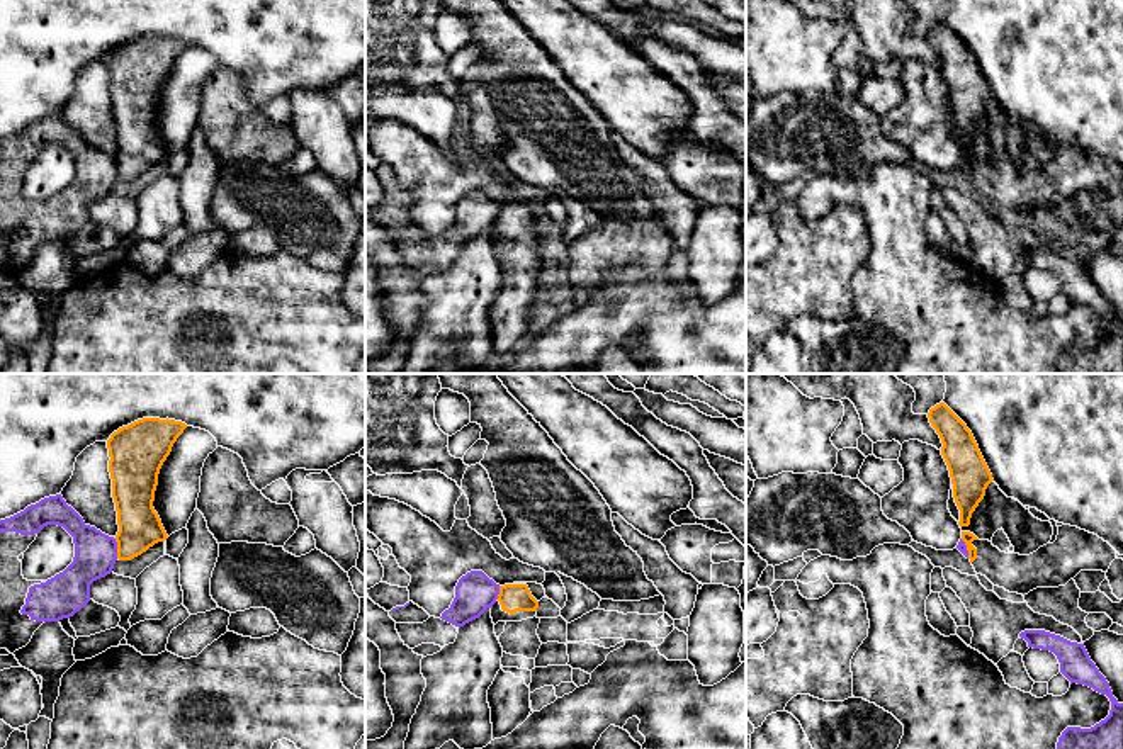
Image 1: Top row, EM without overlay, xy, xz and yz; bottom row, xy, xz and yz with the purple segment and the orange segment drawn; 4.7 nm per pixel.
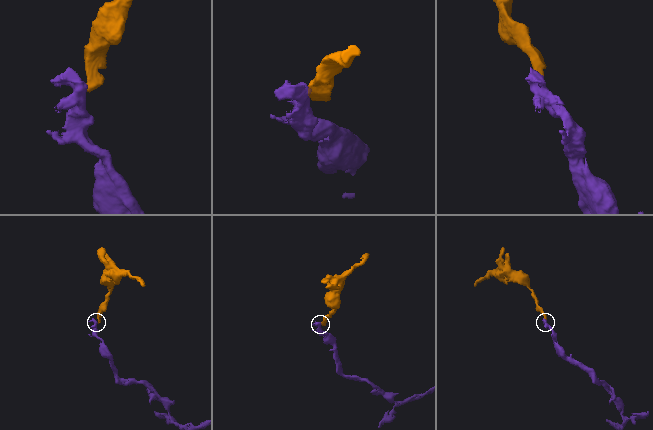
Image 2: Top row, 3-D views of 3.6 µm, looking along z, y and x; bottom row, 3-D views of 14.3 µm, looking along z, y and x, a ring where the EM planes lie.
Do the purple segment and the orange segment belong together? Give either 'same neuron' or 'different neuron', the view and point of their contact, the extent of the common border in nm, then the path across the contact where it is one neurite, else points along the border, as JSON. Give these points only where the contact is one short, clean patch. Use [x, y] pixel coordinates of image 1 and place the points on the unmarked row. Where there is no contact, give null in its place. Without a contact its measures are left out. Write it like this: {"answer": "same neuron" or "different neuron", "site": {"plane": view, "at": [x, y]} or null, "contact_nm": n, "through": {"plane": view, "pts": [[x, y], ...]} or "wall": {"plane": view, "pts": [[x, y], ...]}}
{"answer": "different neuron", "site": {"plane": "xy", "at": [116, 168]}, "contact_nm": 100, "wall": {"plane": "xy", "pts": [[114, 158], [118, 177]]}}

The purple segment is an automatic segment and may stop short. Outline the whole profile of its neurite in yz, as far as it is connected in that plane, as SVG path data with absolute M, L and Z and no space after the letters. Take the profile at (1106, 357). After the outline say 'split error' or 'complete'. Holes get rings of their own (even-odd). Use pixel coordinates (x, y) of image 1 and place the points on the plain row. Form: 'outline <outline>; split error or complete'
outline M1024 250L1019 256L1028 262L1028 267L1053 272L1060 282L1060 292L1070 304L1089 306L1111 321L1109 335L1094 346L1067 346L1058 357L1057 372L1123 374L1123 323L1113 316L1109 302L1091 280L1084 263L1070 262L1045 250Z; complete

